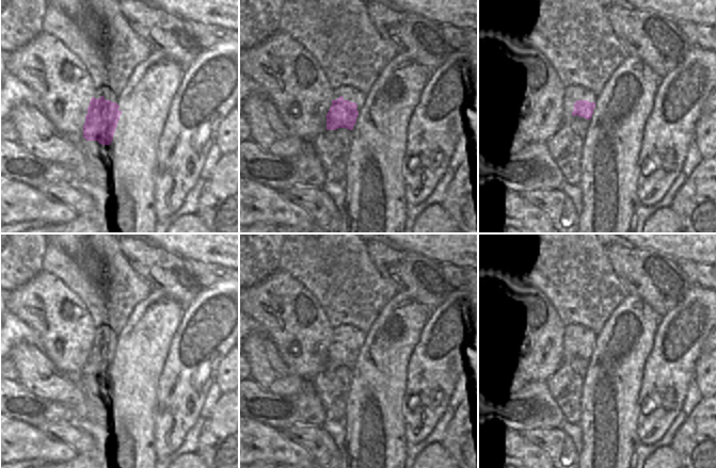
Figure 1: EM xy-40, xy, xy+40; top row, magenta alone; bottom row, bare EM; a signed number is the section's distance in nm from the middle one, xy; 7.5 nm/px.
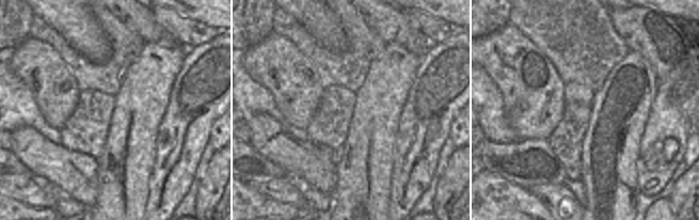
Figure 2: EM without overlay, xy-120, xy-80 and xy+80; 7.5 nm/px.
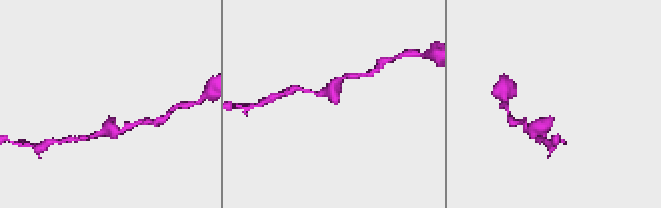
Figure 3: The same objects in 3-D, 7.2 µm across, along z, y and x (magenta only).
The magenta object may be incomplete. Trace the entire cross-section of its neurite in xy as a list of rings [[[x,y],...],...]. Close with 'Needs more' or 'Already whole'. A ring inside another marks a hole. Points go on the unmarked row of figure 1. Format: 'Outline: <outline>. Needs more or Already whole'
Outline: [[[343,335],[332,339],[332,344],[327,353],[327,369],[338,367],[352,369],[359,355],[356,346],[355,341],[345,339]]]. Already whole

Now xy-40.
Outline: [[[104,335],[98,338],[92,336],[83,364],[83,376],[86,380],[97,380],[101,384],[110,384],[122,353],[118,346],[116,341],[106,339]]]. Already whole

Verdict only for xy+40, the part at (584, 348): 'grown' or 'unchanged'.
unchanged

